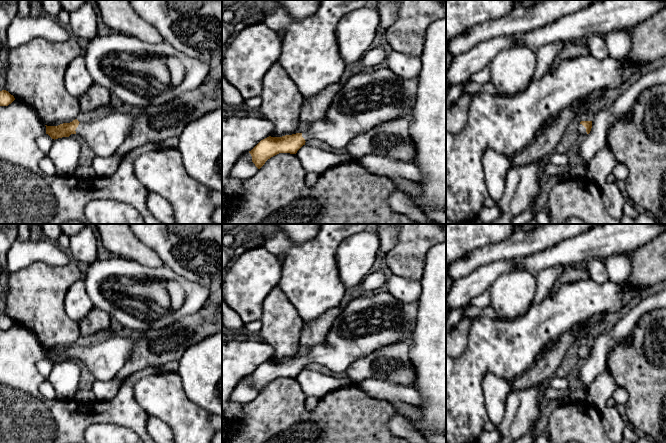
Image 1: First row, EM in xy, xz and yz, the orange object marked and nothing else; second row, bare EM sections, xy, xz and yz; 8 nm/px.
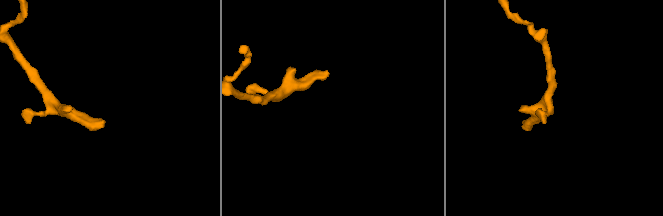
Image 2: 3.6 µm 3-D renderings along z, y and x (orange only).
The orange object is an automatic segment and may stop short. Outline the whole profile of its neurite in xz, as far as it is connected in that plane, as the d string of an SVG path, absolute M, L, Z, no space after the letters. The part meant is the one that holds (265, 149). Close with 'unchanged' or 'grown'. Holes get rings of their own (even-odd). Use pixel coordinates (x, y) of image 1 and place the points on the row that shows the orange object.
M385 65L352 73L342 89L335 95L324 119L311 123L304 133L267 137L261 140L249 153L252 162L260 169L265 162L279 153L296 154L310 139L324 141L335 149L343 149L355 137L385 123L405 117L412 119L416 102L418 78L401 78Z; grown

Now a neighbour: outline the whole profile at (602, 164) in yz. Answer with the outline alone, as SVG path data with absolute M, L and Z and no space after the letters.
M606 145L589 162L587 177L602 187L607 183L607 177L612 174L617 163L611 149Z

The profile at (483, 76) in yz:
M485 67L484 69L476 72L475 74L473 74L469 81L470 82L474 82L474 83L478 83L478 84L484 84L489 82L491 79L491 73L488 67Z

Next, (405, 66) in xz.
M392 51L387 54L384 64L401 78L418 78L421 71L421 57Z

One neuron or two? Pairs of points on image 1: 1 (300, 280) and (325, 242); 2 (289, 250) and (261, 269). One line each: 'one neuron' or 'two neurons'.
1: one neuron
2: two neurons

